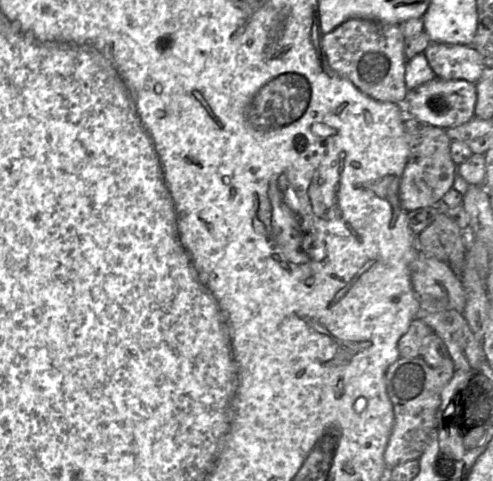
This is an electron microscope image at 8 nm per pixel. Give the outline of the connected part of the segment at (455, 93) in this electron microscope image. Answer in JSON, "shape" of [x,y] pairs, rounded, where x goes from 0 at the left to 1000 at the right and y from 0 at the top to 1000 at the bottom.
{"shape":[[[882,162],[826,191],[819,229],[828,241],[836,241],[850,252],[909,268],[945,256],[961,243],[966,206],[966,175],[945,166]]]}

